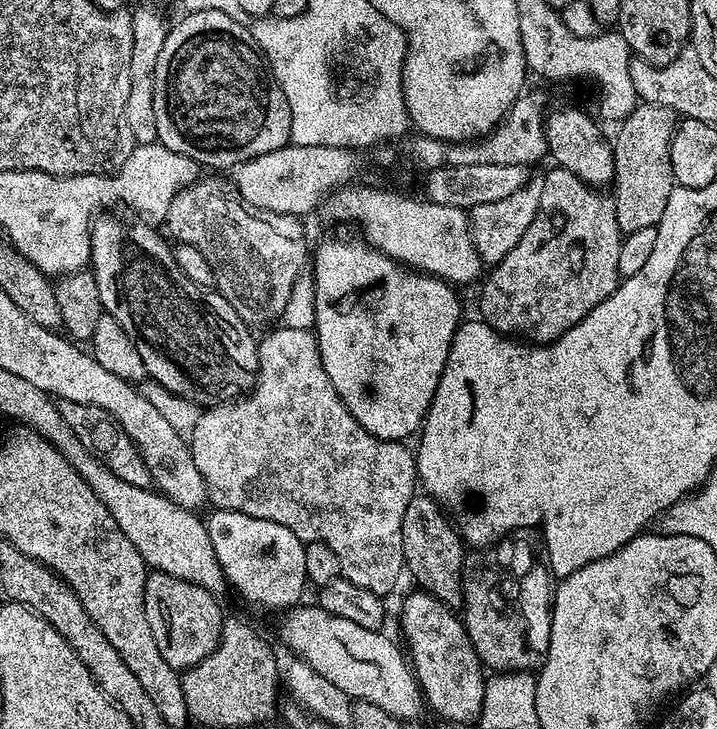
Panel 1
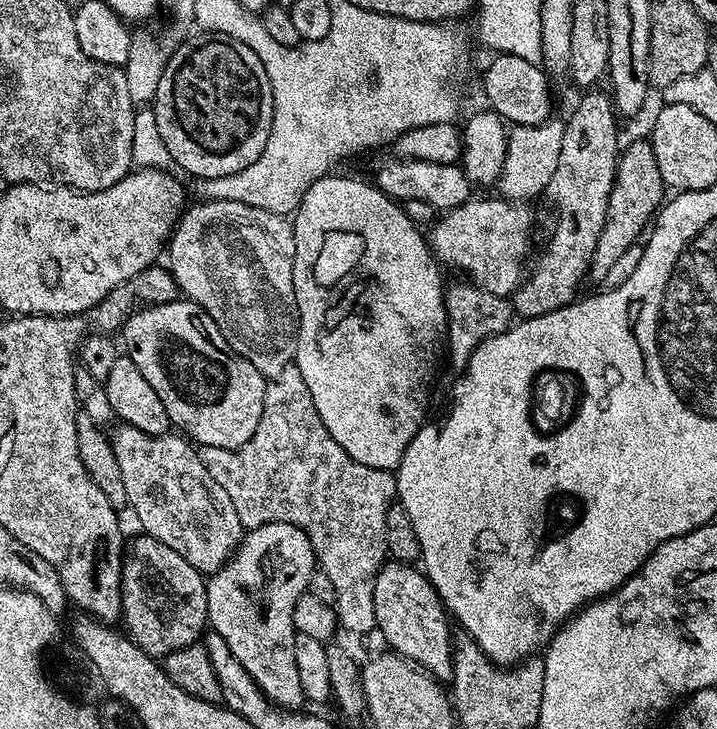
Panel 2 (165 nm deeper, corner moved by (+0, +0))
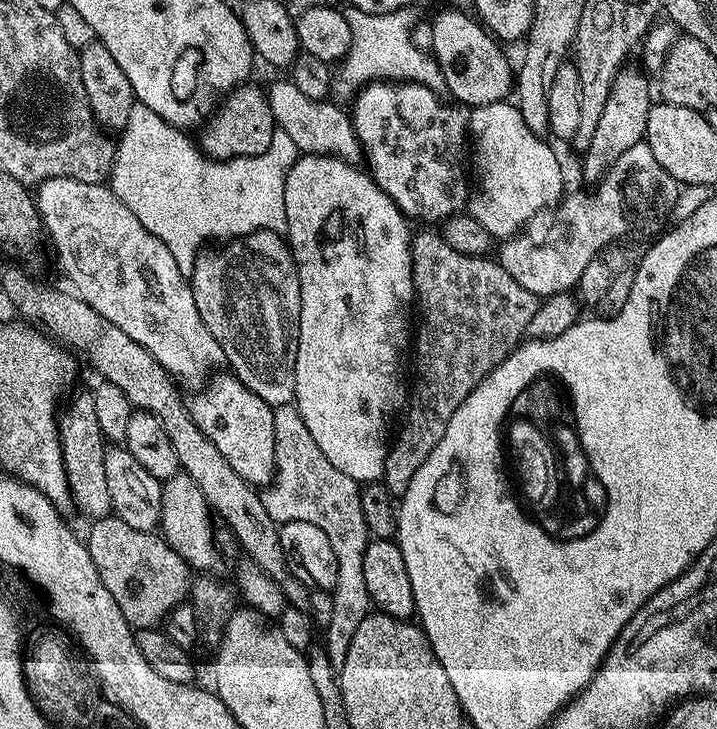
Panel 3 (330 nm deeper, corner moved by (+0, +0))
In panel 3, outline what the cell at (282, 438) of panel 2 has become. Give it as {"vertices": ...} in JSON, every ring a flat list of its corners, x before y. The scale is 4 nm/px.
{"vertices":[[295,403,275,405,274,458,275,477,262,492,270,518,276,525,310,522,310,526,318,526,318,530,330,538,330,546,334,550,336,585,330,590,334,610,330,626,323,629,322,643,328,651,330,662,339,670,342,662,346,662,346,650,350,650,350,638,354,638,354,630,358,630,362,618,370,614,366,578,362,578,362,558,370,537,366,518,362,514,361,485,350,478,350,474,342,474,342,470,330,466,326,454,318,450,318,442,314,442,310,430,306,430,306,422,302,422,302,414,296,409]]}

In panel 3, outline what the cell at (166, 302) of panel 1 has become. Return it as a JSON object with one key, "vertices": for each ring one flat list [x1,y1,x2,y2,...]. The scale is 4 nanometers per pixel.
{"vertices":[[213,375,203,387,191,393,192,400,187,401,189,414,242,479,257,490,263,489,276,474,273,405,262,402,237,376,219,375]]}

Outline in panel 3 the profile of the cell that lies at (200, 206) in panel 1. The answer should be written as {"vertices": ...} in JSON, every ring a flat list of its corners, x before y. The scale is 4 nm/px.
{"vertices":[[263,228,260,232,251,232,248,236,233,238,217,248,220,248,217,252,201,251,200,255,196,257,190,273,194,302,198,302,198,314,202,318,202,322,206,322,206,330,210,330,210,334,214,334,218,346,224,351,227,367,232,367,229,368,231,375,237,376,245,386,254,390,254,394,258,394,258,398,262,398,262,402,273,406,291,404,296,394,296,355,298,354,302,302,300,301,300,279,296,273,296,260,292,256,292,250,288,246,287,239,281,233,271,232]]}

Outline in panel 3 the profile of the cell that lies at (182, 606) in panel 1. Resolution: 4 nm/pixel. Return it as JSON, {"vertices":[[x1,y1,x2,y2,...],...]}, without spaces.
{"vertices":[[109,514,91,521,92,529,86,535,90,562,94,562,94,570,98,570,98,578,106,590,110,590,110,598,118,602,118,610,122,610,122,618,132,625,133,629,154,628,163,625,179,604,185,603,190,592,190,569,187,562,175,552,164,540,163,535,155,531,143,532,126,526,116,515]]}

